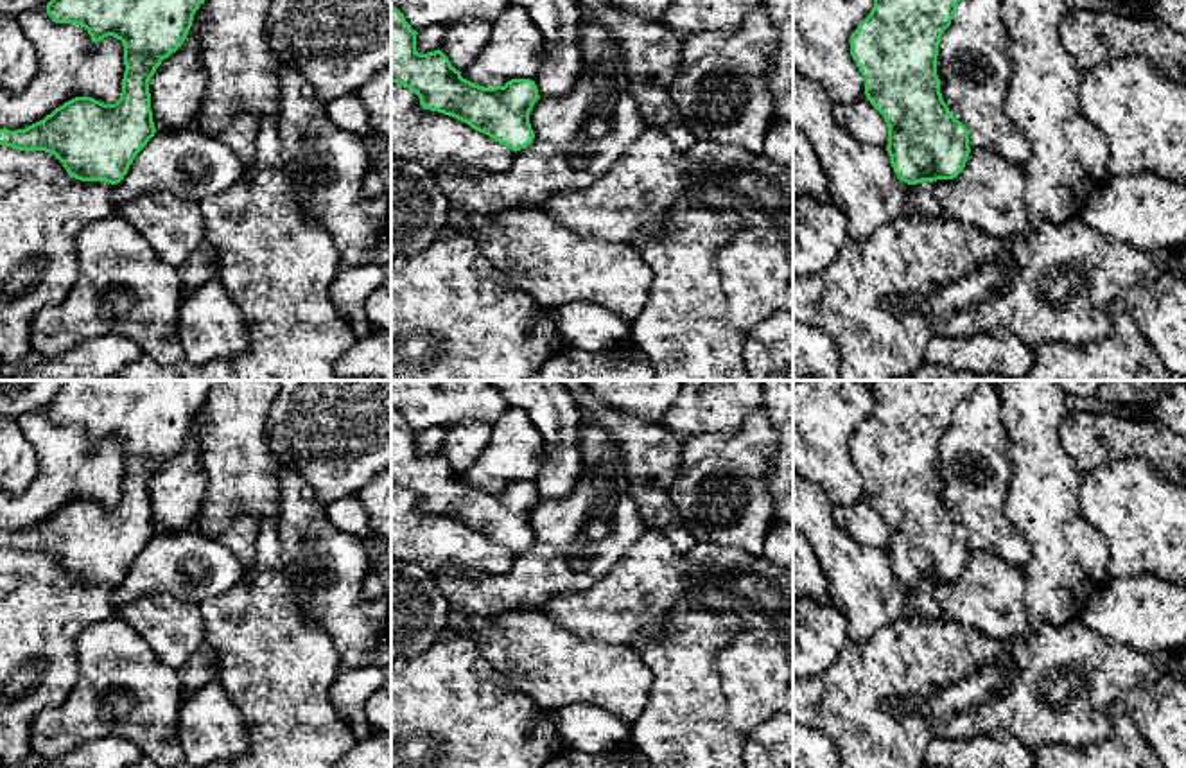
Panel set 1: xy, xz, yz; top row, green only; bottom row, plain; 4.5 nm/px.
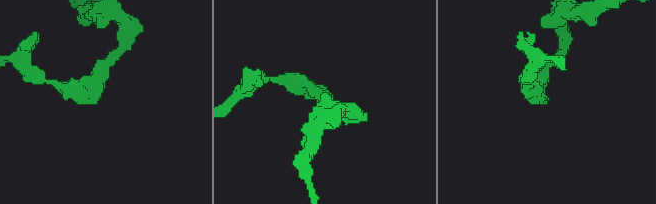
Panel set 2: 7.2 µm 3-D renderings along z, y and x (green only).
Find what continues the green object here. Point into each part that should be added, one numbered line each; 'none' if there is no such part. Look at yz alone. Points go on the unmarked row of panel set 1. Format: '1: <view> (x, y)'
1: yz (924, 607)

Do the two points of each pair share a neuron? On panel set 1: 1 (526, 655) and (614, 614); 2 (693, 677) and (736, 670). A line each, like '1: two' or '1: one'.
1: two
2: two

